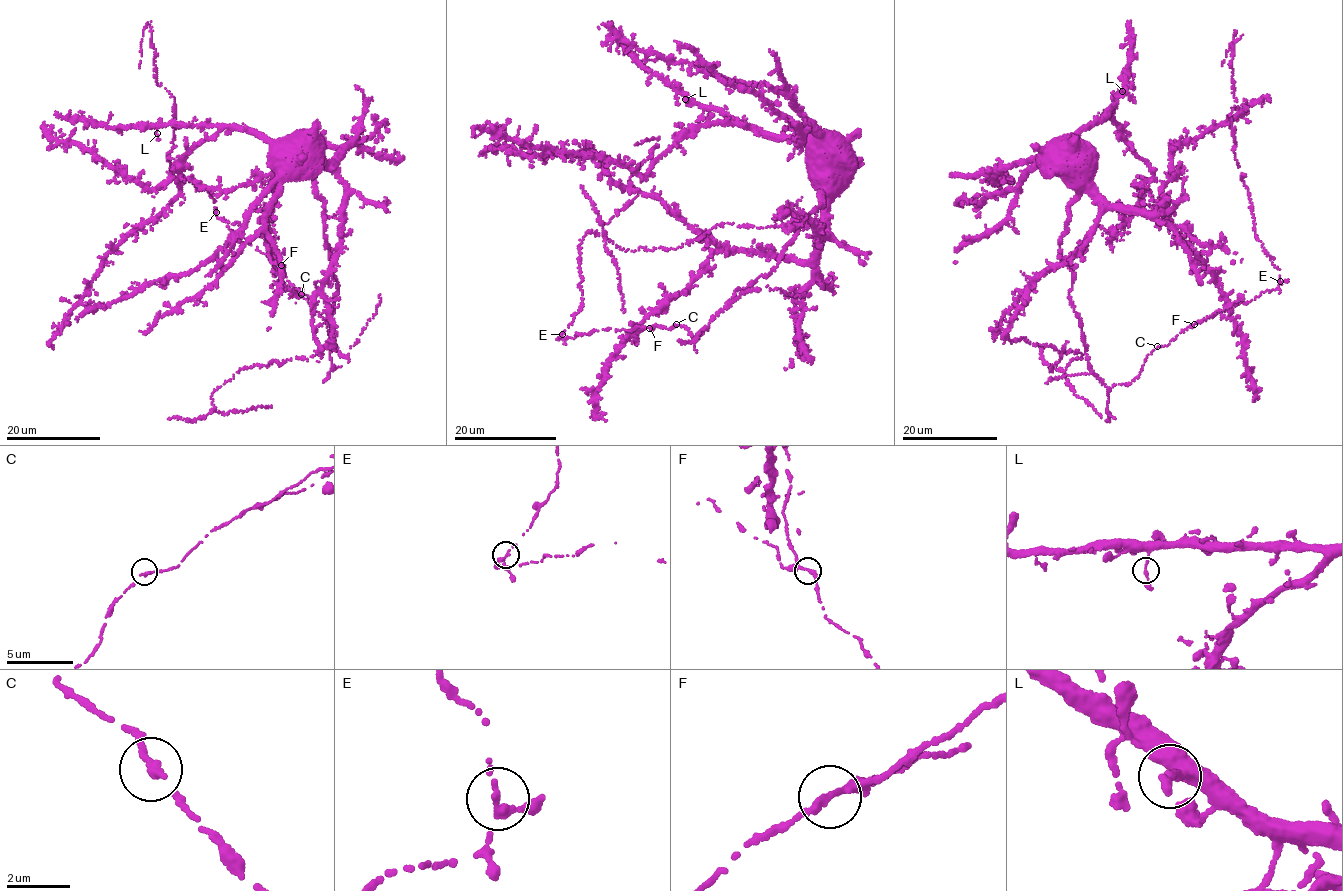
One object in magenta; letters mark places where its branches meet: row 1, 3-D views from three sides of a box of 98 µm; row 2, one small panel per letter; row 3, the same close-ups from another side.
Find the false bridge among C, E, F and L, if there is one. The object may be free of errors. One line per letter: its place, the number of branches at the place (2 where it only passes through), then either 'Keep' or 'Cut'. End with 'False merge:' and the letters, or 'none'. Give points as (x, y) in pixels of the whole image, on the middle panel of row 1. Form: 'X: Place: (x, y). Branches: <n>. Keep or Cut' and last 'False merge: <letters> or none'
C: Place: (676, 324). Branches: 2. Keep
E: Place: (562, 334). Branches: 2. Cut
F: Place: (649, 328). Branches: 2. Keep
L: Place: (685, 99). Branches: 2. Keep
False merge: E

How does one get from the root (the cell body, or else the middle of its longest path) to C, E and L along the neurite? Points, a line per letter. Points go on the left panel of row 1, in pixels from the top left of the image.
C: (292, 171), (294, 179), (315, 175), (323, 205), (338, 288), (328, 319), (332, 343), (327, 324), (301, 294)
E: (292, 171), (294, 179), (315, 175), (323, 205), (338, 288), (332, 343), (282, 266), (216, 212)
L: (292, 171), (291, 177), (283, 170), (270, 142), (230, 126), (167, 123), (158, 127), (157, 133)

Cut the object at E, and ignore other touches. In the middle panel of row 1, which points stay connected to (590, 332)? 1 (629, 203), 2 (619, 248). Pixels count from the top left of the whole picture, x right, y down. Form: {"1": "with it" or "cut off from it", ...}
{"1": "cut off from it", "2": "with it"}

